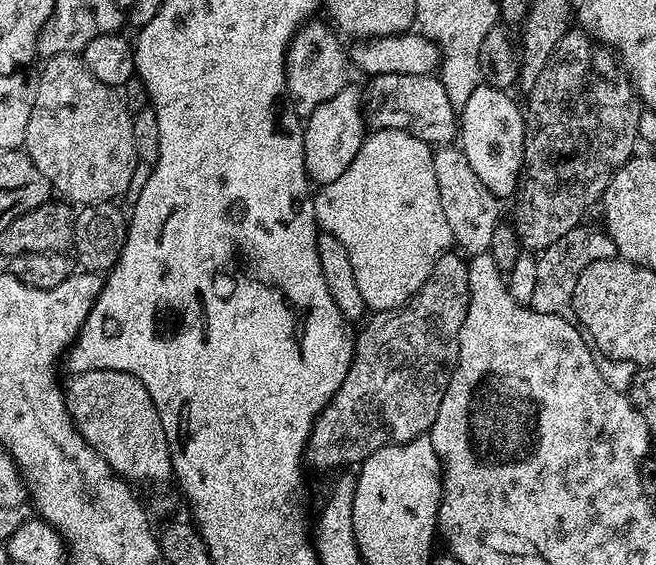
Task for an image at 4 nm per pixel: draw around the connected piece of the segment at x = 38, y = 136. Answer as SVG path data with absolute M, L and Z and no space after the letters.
M67 52L49 56L43 64L40 80L38 76L35 81L34 110L30 110L23 151L28 153L34 166L42 170L53 189L57 193L61 192L64 195L61 197L73 205L103 204L123 197L126 186L130 186L130 178L134 178L138 161L134 150L132 113L122 106L119 91L98 82L98 78L86 70L79 55Z

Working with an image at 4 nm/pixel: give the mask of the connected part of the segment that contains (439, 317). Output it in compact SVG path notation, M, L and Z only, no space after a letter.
M452 255L438 258L434 270L430 270L430 278L422 282L407 304L369 315L363 321L364 329L357 331L354 336L350 370L332 401L312 423L312 433L304 448L307 467L309 464L312 468L340 470L345 466L359 466L366 458L370 458L370 454L374 454L374 450L387 444L405 444L417 440L431 429L434 418L438 418L438 406L442 406L452 372L456 369L460 331L470 306L468 265L463 255Z

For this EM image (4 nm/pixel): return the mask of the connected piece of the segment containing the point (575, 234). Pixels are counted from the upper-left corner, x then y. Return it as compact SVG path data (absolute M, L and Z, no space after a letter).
M584 224L576 226L549 248L539 253L538 278L530 305L536 312L555 316L567 313L572 306L572 295L574 286L578 282L578 274L582 274L582 270L586 270L586 266L590 266L594 262L611 260L616 256L616 247L608 234L603 229L596 230L586 228L586 226Z

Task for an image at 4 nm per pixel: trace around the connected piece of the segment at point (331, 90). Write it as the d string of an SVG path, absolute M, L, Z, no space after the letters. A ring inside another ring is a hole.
M313 18L294 33L284 59L286 96L289 101L292 99L296 103L294 112L300 118L308 117L318 106L322 106L322 102L330 102L330 98L334 98L334 94L338 94L338 90L342 90L350 82L349 53L340 45L341 37L334 31L333 25L321 20Z

